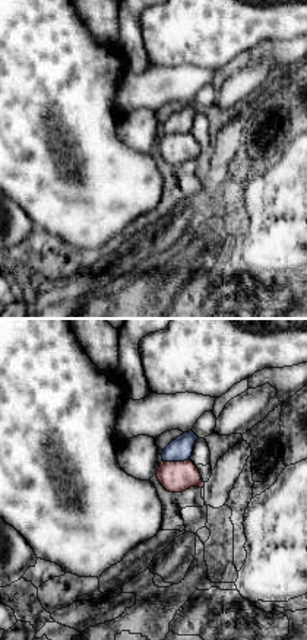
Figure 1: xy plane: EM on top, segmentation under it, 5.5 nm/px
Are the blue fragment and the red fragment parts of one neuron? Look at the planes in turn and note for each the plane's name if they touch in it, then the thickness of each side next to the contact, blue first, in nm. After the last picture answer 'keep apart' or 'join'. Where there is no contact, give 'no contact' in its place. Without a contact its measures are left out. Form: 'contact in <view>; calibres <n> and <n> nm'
contact in xy; calibres 130 and 180 nm

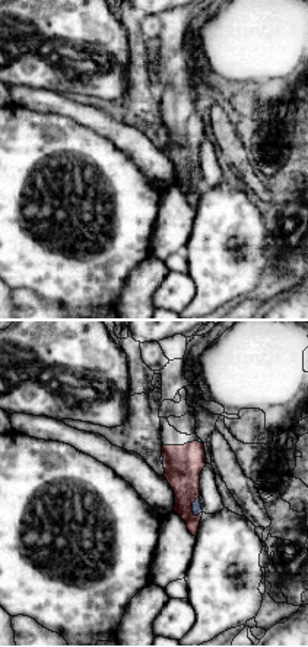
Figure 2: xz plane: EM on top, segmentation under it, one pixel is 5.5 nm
contact in xz; calibres 50 and 220 nm

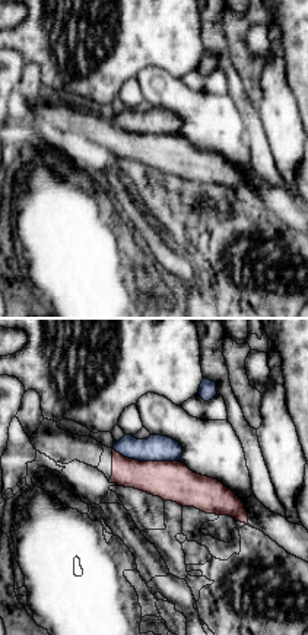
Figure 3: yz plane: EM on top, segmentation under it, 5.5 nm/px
contact in yz; calibres 140 and 220 nm

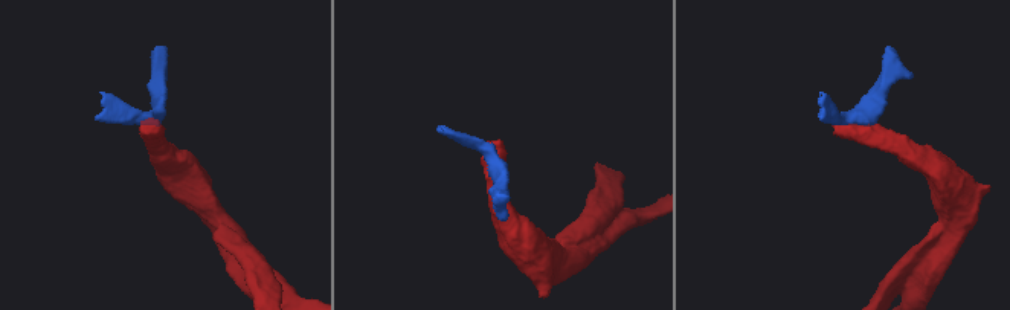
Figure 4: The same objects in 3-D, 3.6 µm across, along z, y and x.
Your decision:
keep apart

